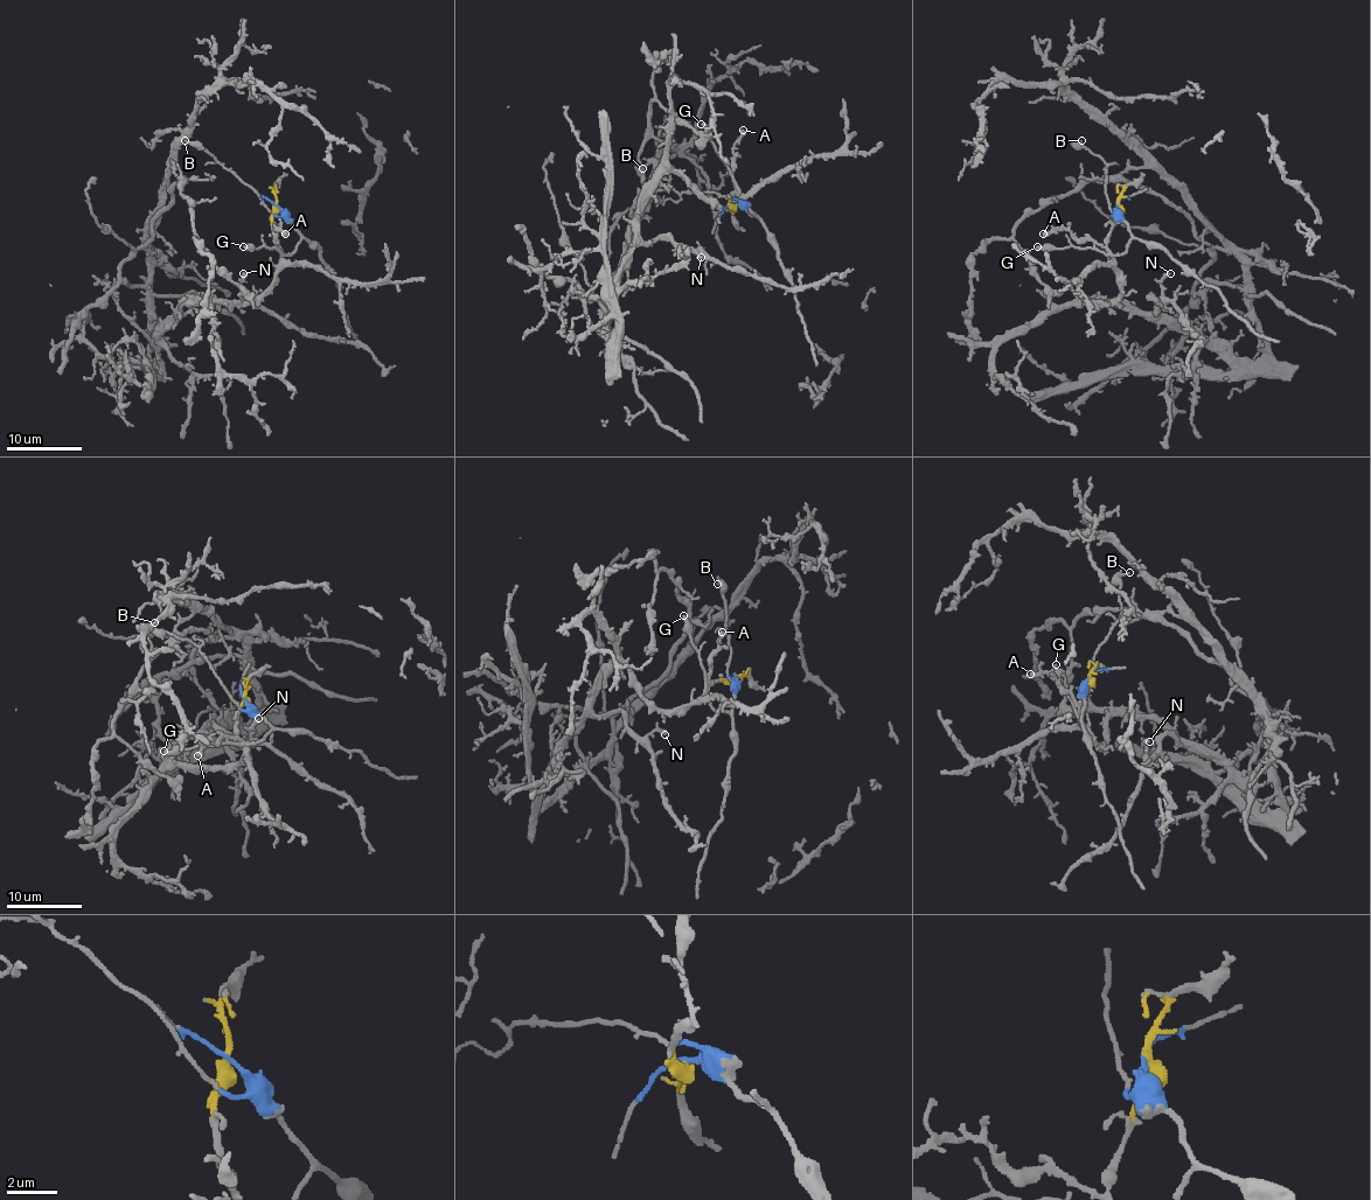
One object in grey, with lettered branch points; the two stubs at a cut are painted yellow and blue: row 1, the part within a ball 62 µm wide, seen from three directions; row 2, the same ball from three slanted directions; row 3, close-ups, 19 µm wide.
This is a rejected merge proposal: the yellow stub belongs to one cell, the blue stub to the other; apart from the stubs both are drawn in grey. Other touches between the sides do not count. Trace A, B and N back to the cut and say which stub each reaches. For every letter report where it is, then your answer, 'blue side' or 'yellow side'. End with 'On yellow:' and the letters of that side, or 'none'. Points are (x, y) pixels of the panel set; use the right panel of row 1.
A: at (1043, 234); yellow side
B: at (1081, 140); blue side
N: at (1170, 273); yellow side
On yellow: A, N

